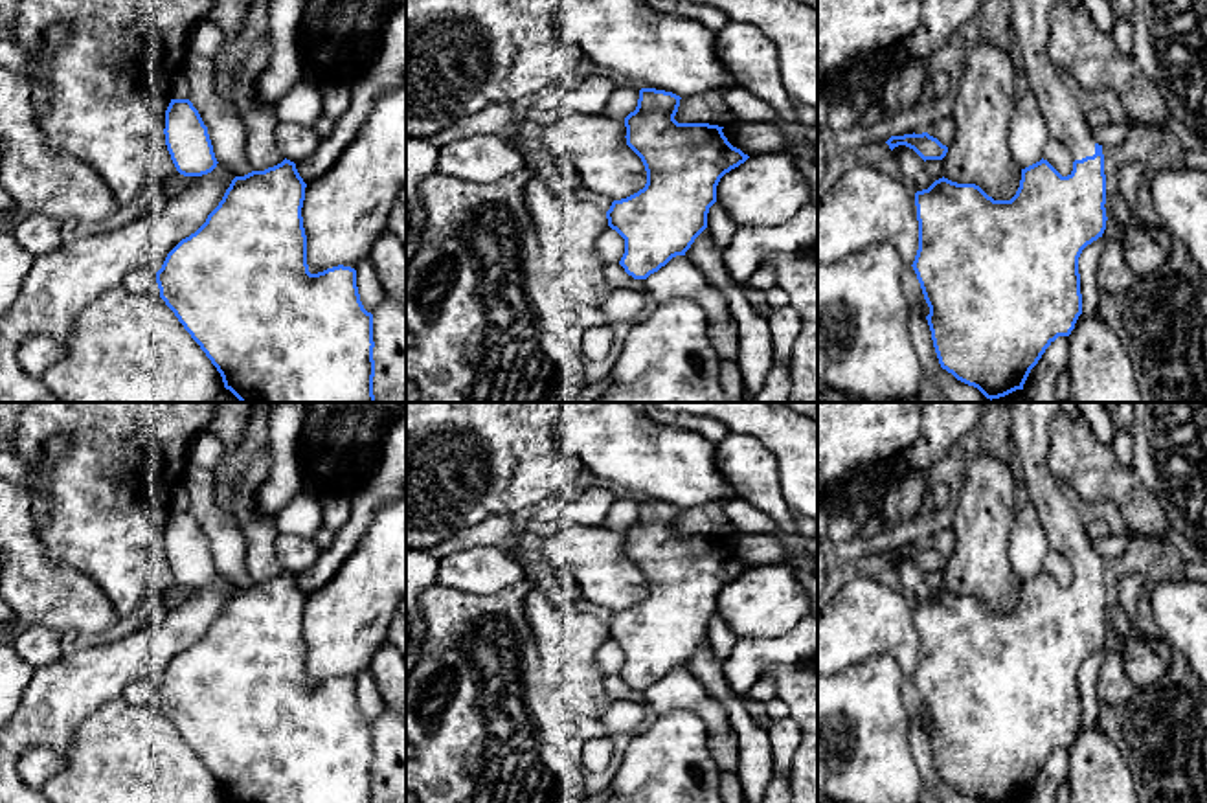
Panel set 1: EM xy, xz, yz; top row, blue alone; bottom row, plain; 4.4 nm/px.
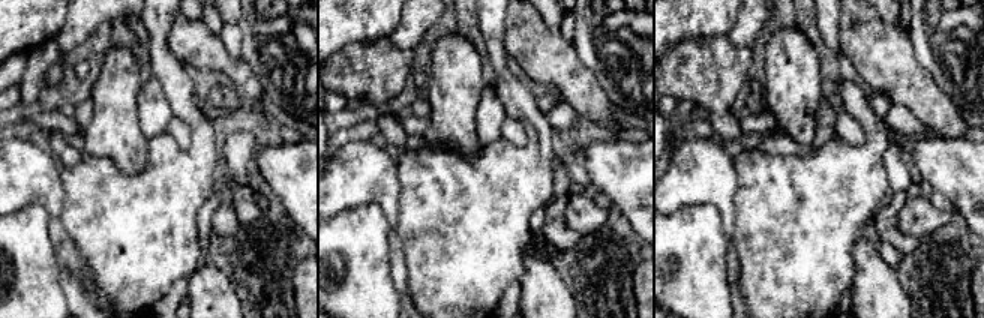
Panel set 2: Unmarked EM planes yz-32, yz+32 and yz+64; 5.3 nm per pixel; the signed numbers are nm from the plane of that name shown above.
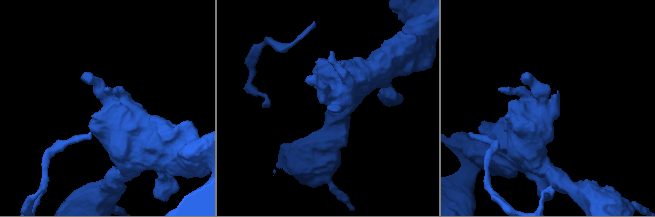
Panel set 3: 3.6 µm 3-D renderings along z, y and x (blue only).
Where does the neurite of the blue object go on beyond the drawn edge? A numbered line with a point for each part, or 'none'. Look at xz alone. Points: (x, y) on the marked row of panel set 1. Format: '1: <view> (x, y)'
none

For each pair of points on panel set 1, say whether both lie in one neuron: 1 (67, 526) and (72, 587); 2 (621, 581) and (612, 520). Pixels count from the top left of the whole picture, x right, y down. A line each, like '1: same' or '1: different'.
1: different
2: different

